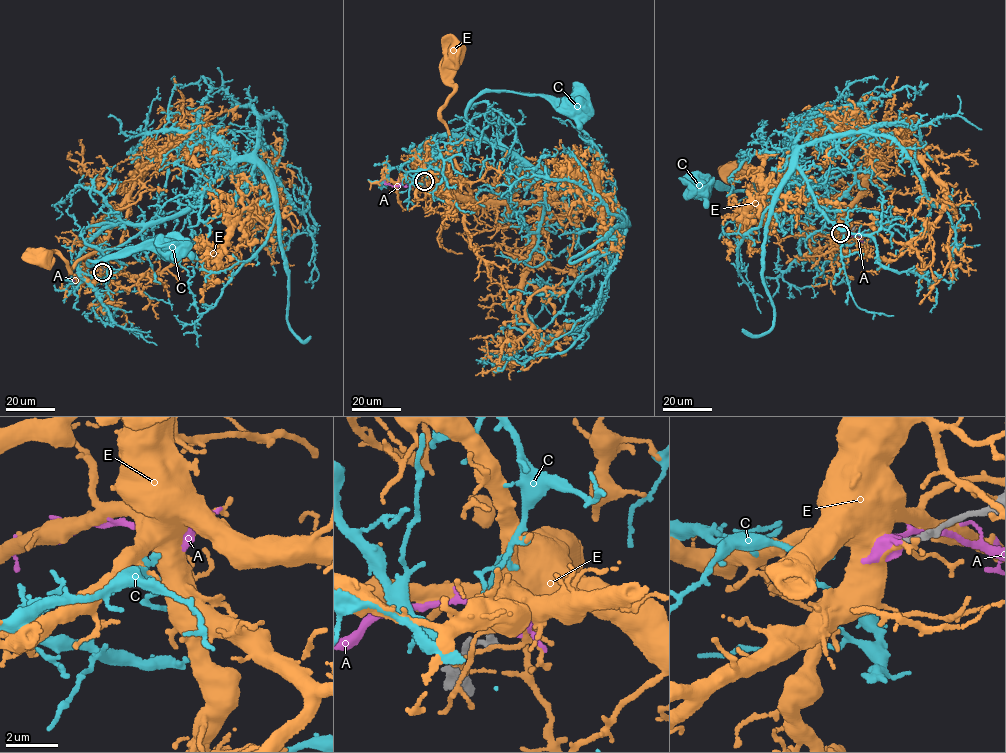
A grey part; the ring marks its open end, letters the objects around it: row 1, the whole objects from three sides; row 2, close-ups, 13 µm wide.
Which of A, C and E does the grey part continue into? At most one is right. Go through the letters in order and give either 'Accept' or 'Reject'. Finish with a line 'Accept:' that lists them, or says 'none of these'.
A: Reject
C: Reject
E: Reject
Accept: none of these

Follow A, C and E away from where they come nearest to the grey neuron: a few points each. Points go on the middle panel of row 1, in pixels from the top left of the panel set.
A: (425, 182), (406, 186), (389, 185), (383, 180)
C: (425, 181), (418, 154), (439, 135), (512, 152), (469, 125), (466, 110), (485, 92), (572, 105)
E: (424, 182), (440, 182), (453, 194), (470, 195), (440, 115), (454, 90), (457, 49)

